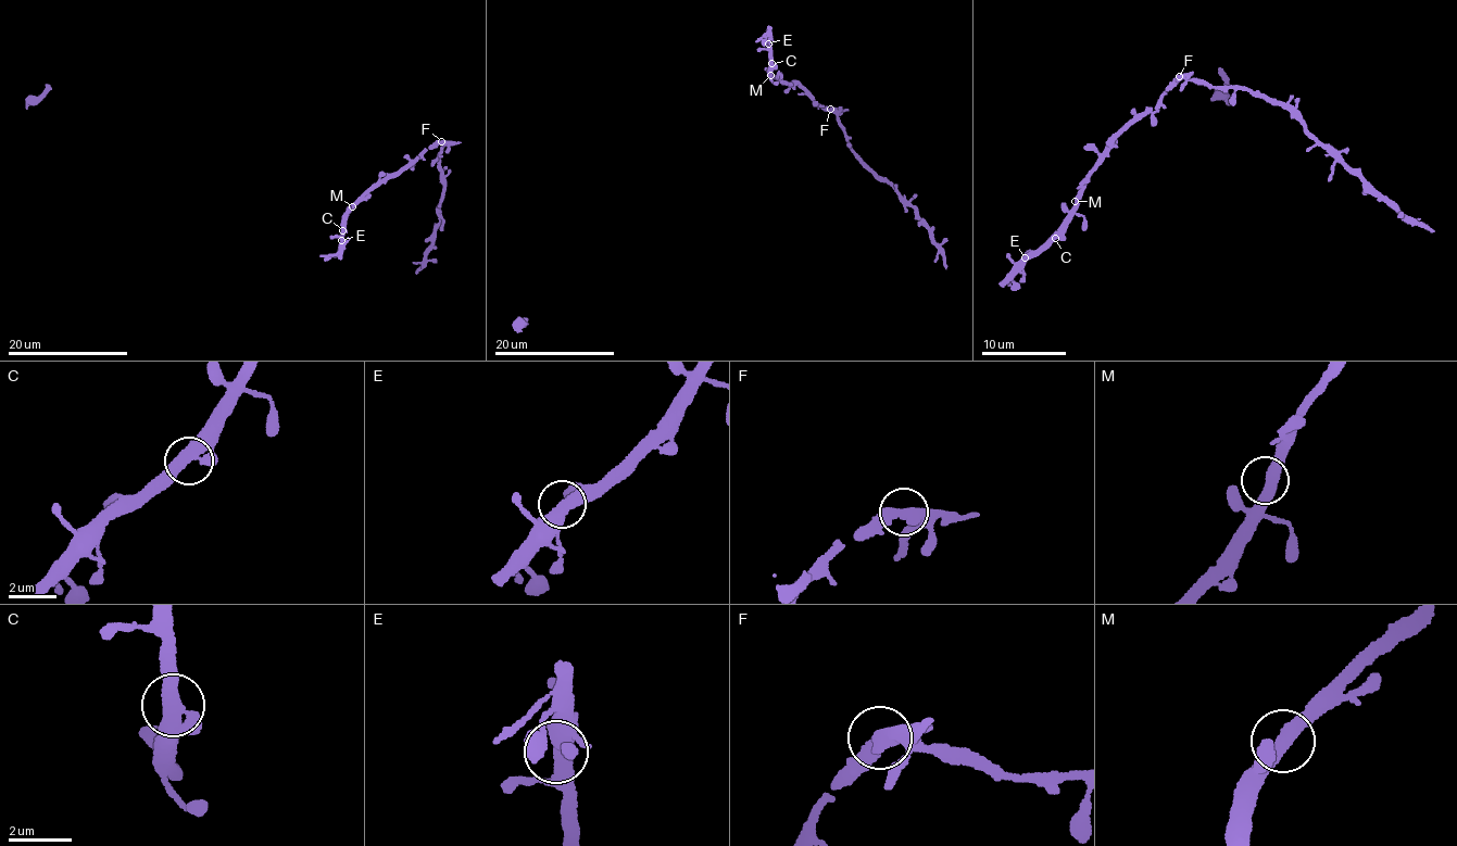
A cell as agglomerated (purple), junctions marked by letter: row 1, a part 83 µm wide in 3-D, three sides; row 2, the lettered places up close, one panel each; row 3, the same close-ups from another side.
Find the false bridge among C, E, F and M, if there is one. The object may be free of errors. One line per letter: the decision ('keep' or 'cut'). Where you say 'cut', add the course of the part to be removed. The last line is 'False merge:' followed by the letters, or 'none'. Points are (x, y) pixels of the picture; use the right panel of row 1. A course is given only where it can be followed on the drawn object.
C: keep
E: keep
F: cut | (1178, 76), (1217, 87), (1244, 87), (1264, 93), (1293, 113), (1330, 153), (1367, 186), (1406, 216), (1433, 230)
M: keep
False merge: F

